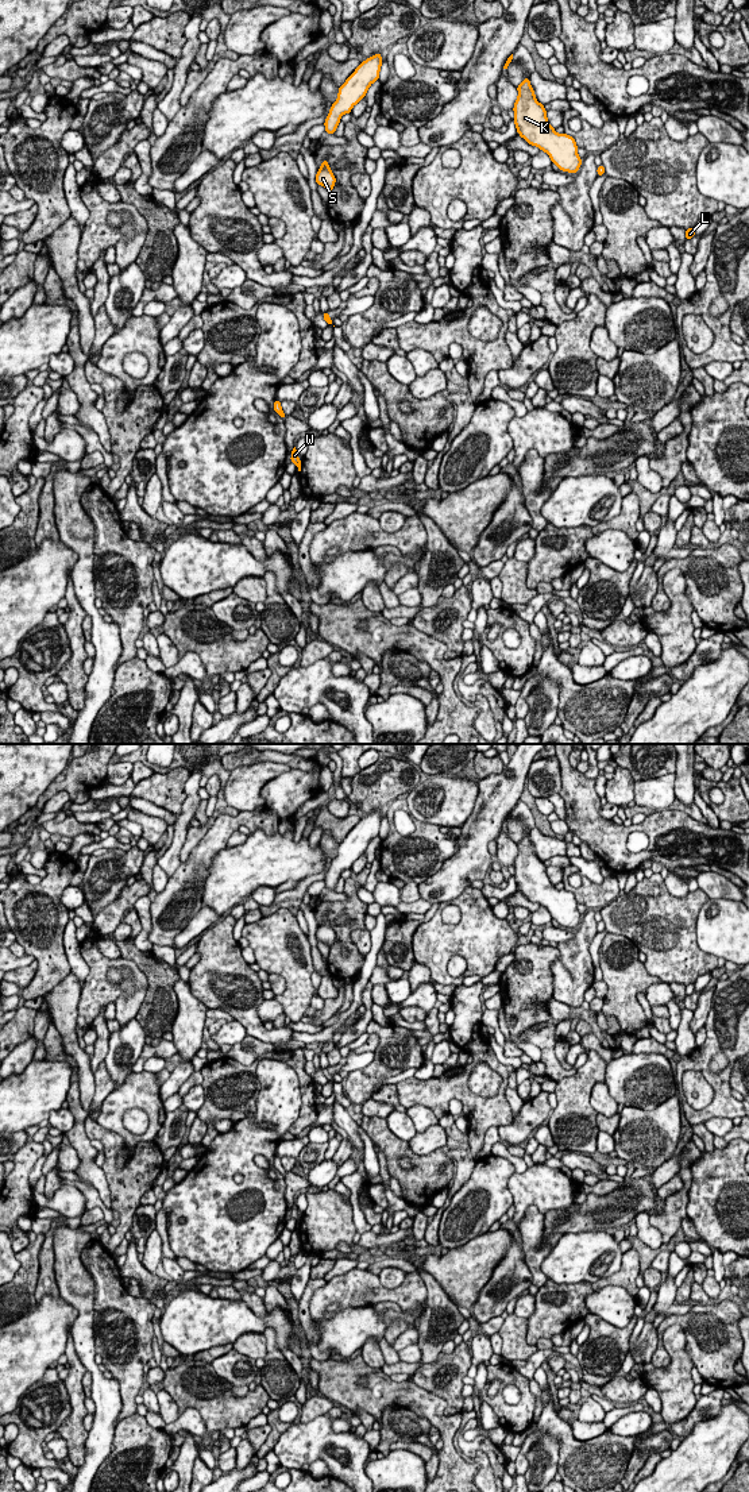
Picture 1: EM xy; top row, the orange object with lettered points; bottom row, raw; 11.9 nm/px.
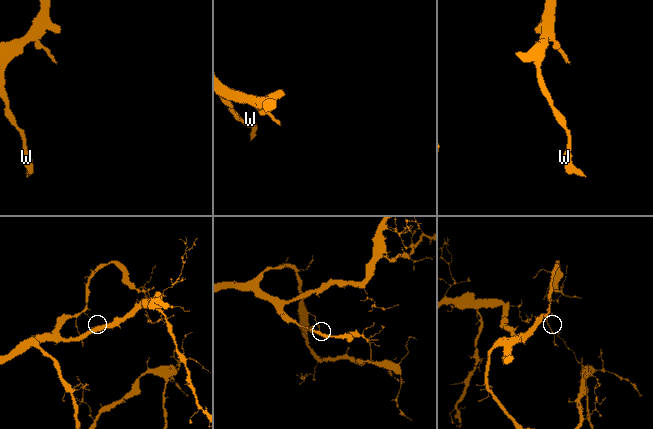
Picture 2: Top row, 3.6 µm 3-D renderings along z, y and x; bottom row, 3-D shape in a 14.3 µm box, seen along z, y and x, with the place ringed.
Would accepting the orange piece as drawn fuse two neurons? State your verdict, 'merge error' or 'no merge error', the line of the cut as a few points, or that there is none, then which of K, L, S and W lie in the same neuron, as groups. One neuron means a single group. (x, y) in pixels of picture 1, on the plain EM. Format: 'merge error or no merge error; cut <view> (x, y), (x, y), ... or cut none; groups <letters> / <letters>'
no merge error; cut none; groups K L S W

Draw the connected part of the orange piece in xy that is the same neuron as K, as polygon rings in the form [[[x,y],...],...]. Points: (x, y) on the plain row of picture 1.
[[[529,833],[517,843],[517,847],[513,876],[520,892],[545,907],[560,926],[576,929],[582,915],[578,911],[575,895],[564,888],[557,890],[551,883],[544,861],[536,856]]]

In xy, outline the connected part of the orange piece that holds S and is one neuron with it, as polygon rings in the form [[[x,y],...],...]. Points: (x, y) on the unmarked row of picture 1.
[[[327,915],[323,917],[321,924],[318,925],[318,928],[316,930],[316,938],[317,938],[317,941],[325,942],[329,948],[335,942],[336,934],[331,928],[331,924],[329,924]]]

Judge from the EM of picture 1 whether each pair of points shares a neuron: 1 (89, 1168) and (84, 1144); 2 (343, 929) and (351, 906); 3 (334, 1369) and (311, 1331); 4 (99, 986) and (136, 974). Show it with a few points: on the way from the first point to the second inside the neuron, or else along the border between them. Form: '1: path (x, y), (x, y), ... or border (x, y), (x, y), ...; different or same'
1: path (87, 1163), (87, 1152), (84, 1149); same
2: path (343, 924), (351, 912); same
3: border (312, 1357), (319, 1360), (328, 1359); different
4: path (108, 989), (120, 989), (128, 983); same

